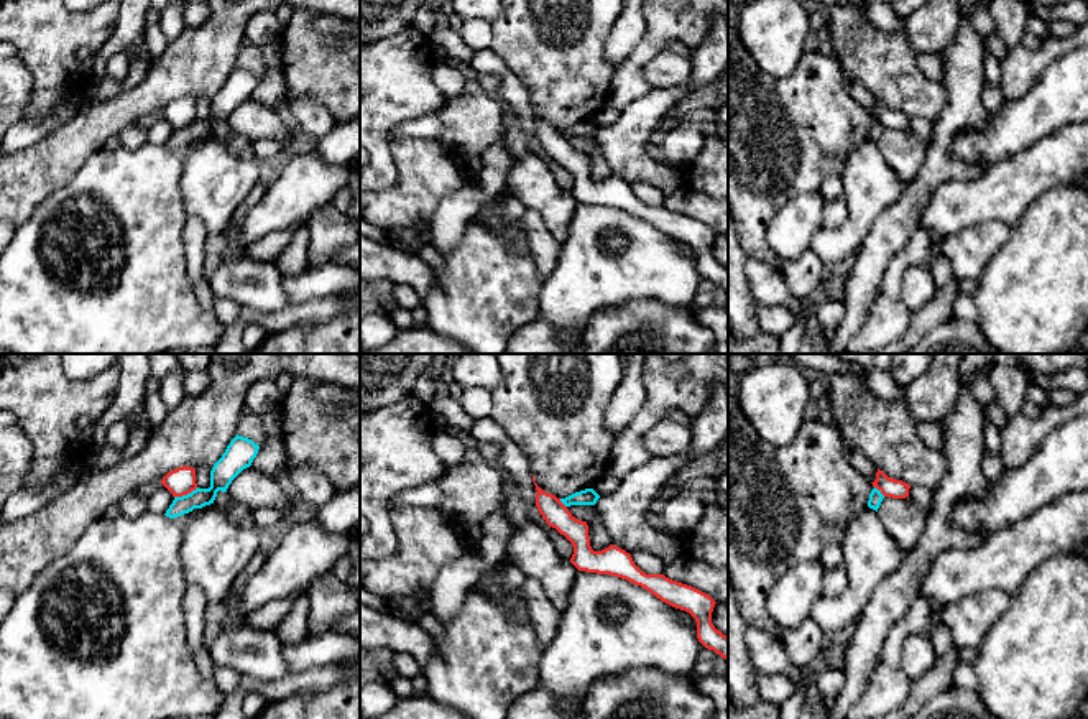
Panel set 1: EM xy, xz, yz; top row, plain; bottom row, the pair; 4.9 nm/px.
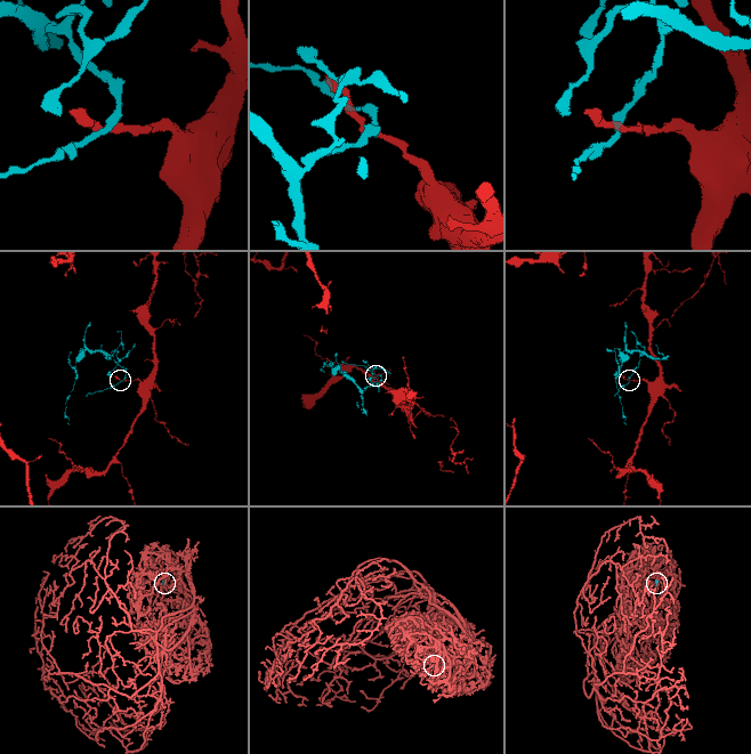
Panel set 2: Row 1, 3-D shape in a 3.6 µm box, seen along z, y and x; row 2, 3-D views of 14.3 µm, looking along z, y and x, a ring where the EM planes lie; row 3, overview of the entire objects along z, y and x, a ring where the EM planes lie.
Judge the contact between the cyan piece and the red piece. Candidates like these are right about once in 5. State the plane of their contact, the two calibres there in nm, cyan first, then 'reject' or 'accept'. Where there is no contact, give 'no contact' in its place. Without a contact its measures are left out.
xy | 120/140 nm | reject

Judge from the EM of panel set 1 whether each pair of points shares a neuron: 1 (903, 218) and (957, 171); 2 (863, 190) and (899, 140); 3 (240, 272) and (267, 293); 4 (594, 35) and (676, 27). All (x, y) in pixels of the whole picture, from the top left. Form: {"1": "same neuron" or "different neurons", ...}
{"1": "same neuron", "2": "different neurons", "3": "same neuron", "4": "different neurons"}

